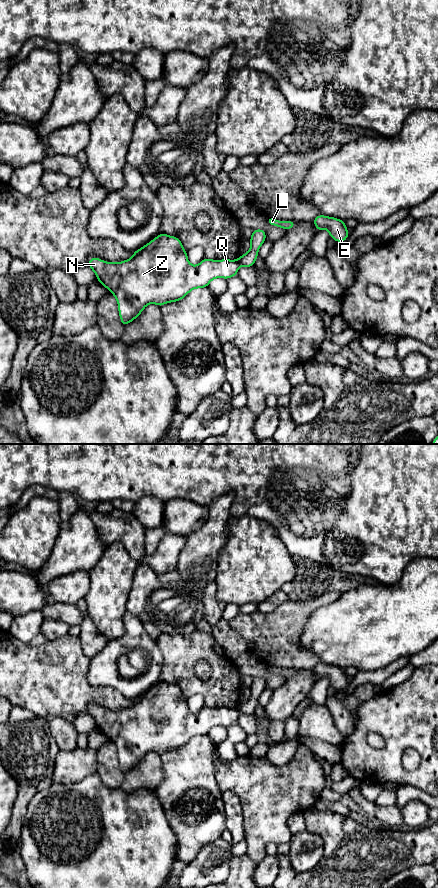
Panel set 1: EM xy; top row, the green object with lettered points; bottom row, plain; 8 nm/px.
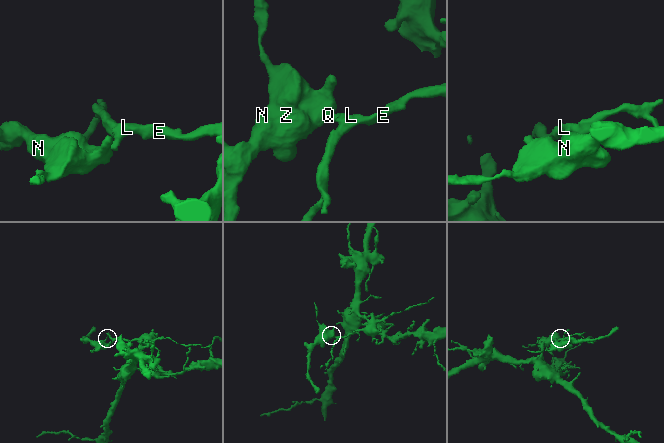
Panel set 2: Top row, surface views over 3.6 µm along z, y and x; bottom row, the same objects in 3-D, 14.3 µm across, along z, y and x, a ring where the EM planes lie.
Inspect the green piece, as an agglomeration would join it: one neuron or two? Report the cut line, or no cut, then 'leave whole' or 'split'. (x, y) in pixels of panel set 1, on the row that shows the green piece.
cut in xy along (236, 260), (240, 265); split

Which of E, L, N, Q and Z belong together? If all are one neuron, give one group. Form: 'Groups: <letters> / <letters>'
Groups: E L / N Q Z

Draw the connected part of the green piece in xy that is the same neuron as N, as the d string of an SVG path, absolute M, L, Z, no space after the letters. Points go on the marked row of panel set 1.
M162 232L132 253L132 258L122 262L106 262L92 257L87 263L98 282L115 296L120 321L124 326L135 320L147 305L154 303L161 307L166 303L178 302L196 288L207 288L215 278L227 280L237 276L240 268L237 260L207 258L193 266L188 261L187 251L183 248L181 240Z

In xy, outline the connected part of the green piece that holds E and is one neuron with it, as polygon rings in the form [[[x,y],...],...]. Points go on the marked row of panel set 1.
[[[320,214],[313,219],[313,222],[317,232],[322,229],[327,229],[330,238],[334,239],[336,242],[342,243],[349,237],[345,221],[338,218]]]

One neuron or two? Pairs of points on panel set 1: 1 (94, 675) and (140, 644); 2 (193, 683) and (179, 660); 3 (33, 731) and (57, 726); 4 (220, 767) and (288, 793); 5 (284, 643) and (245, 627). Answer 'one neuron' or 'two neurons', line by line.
1: one neuron
2: one neuron
3: two neurons
4: one neuron
5: one neuron

